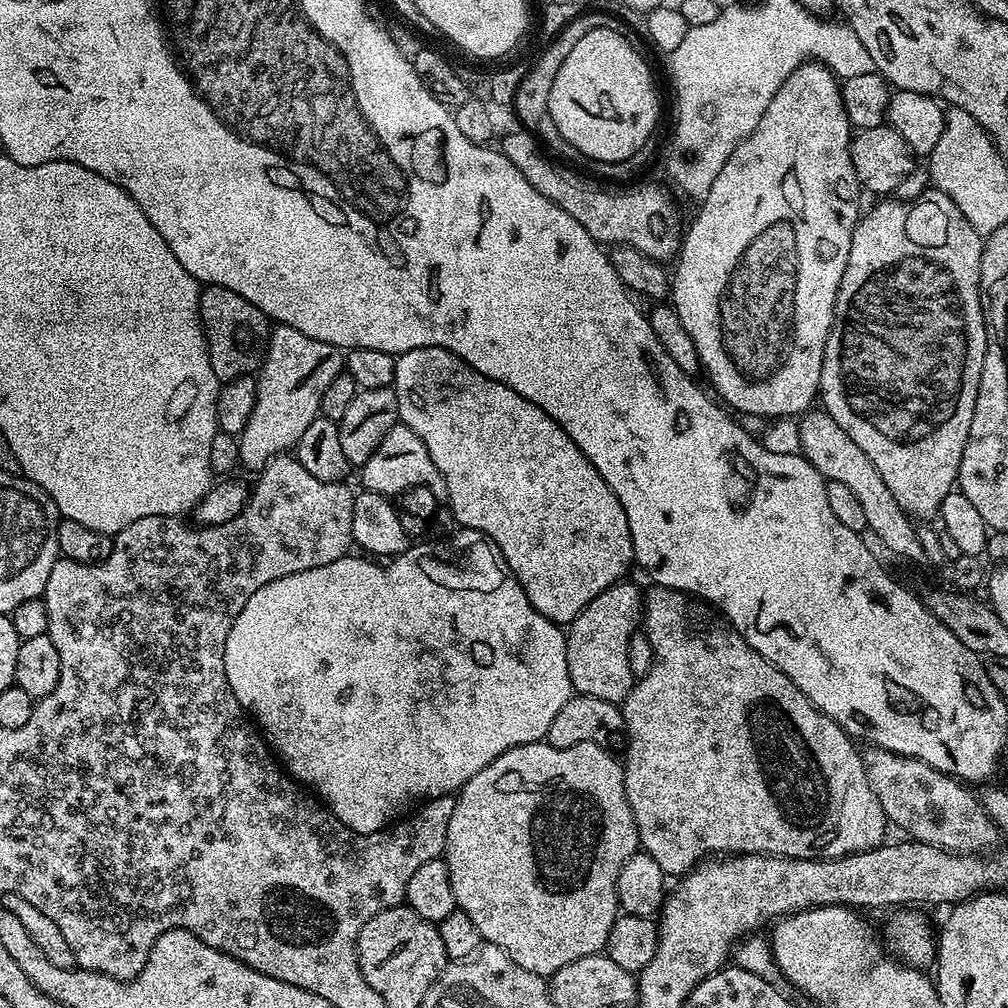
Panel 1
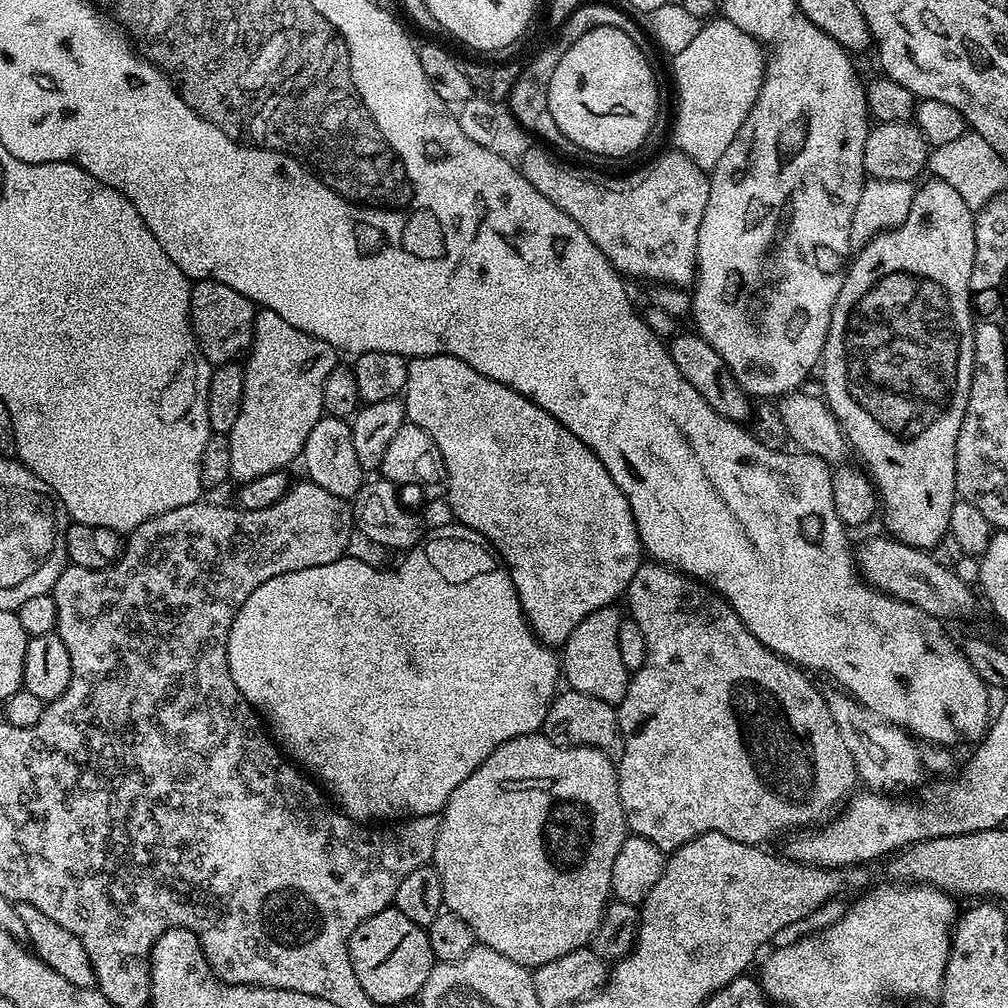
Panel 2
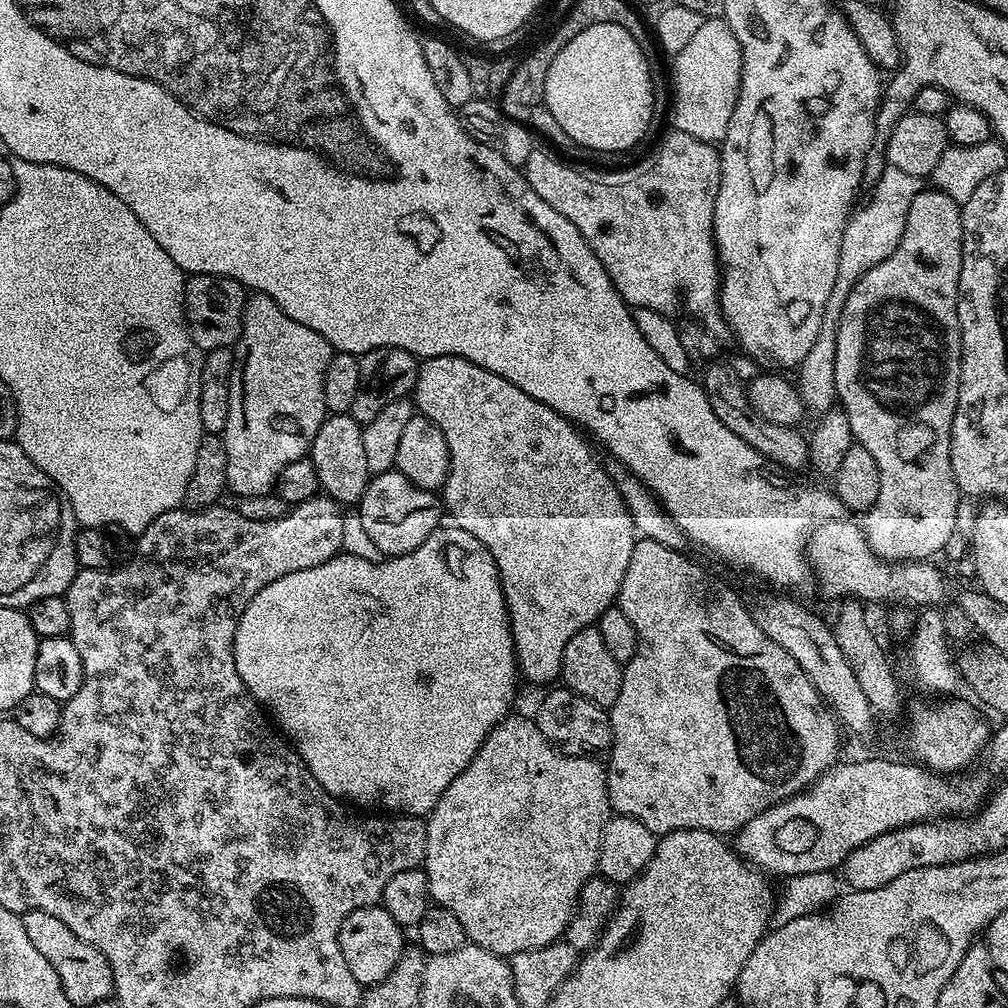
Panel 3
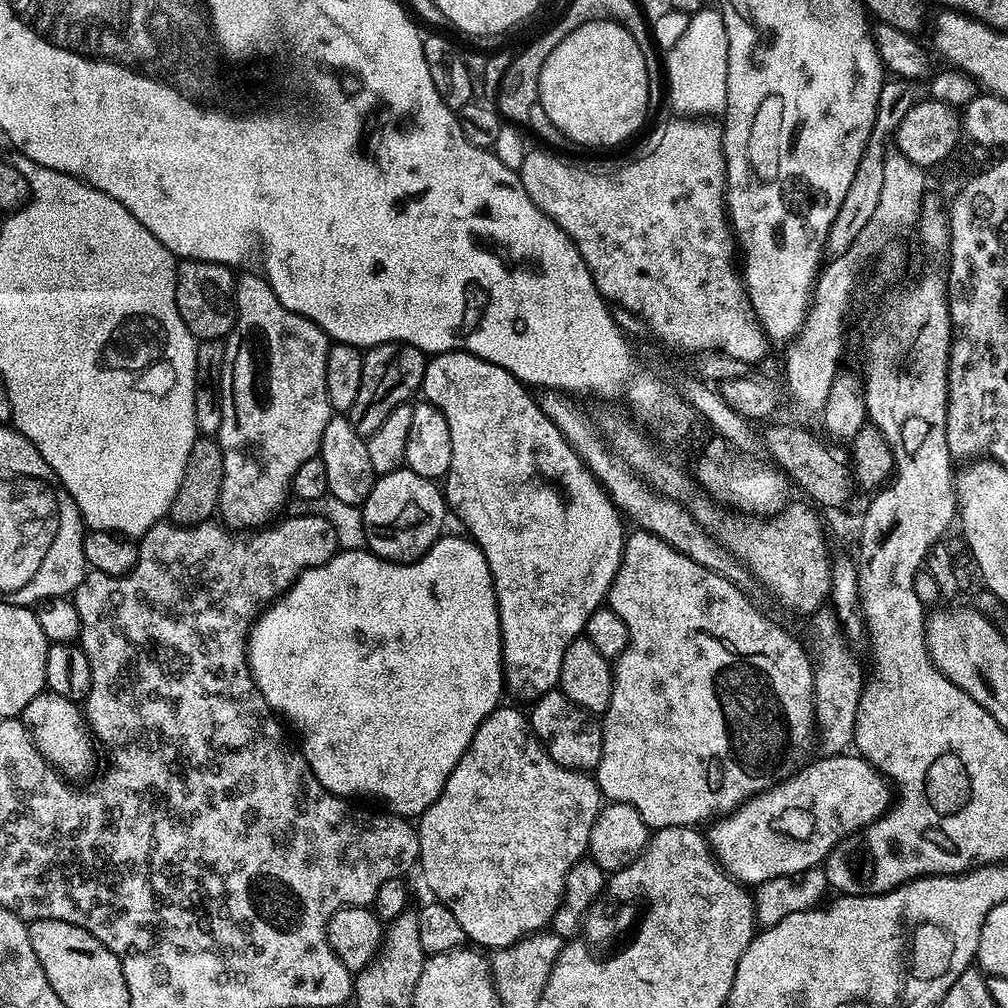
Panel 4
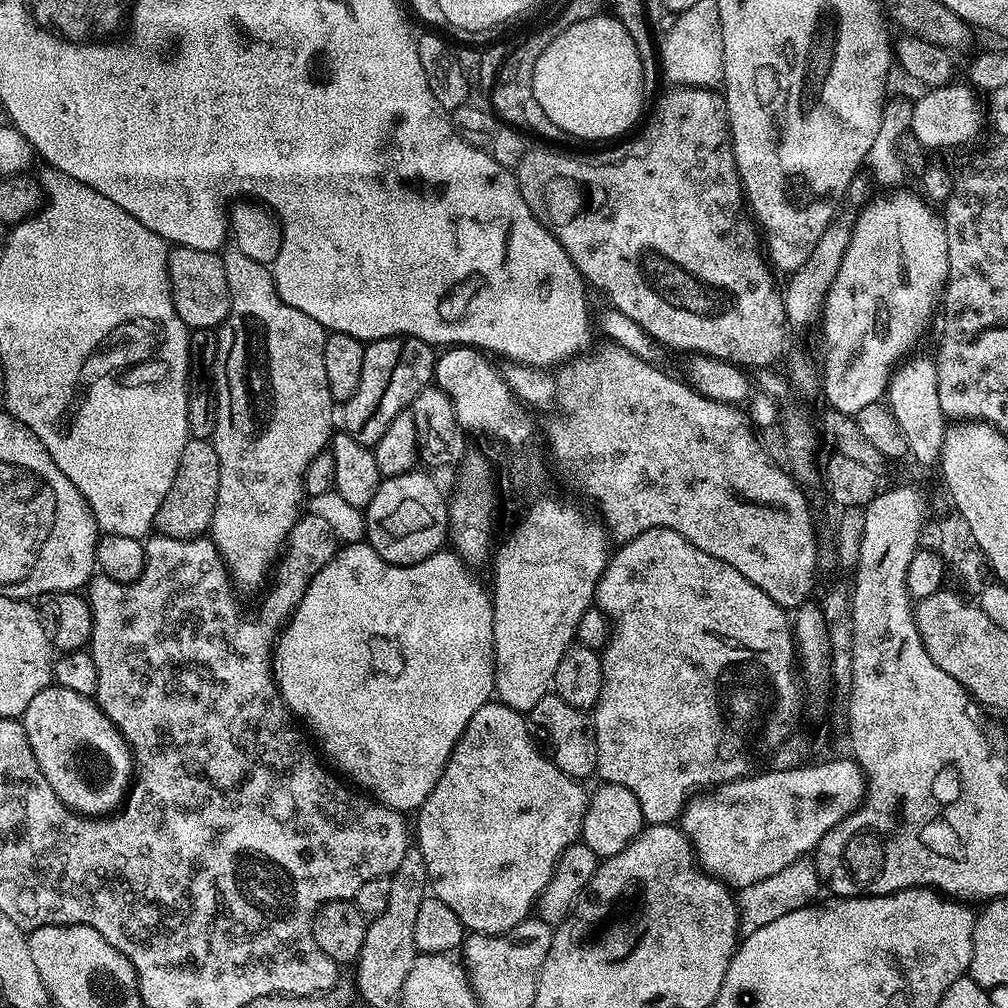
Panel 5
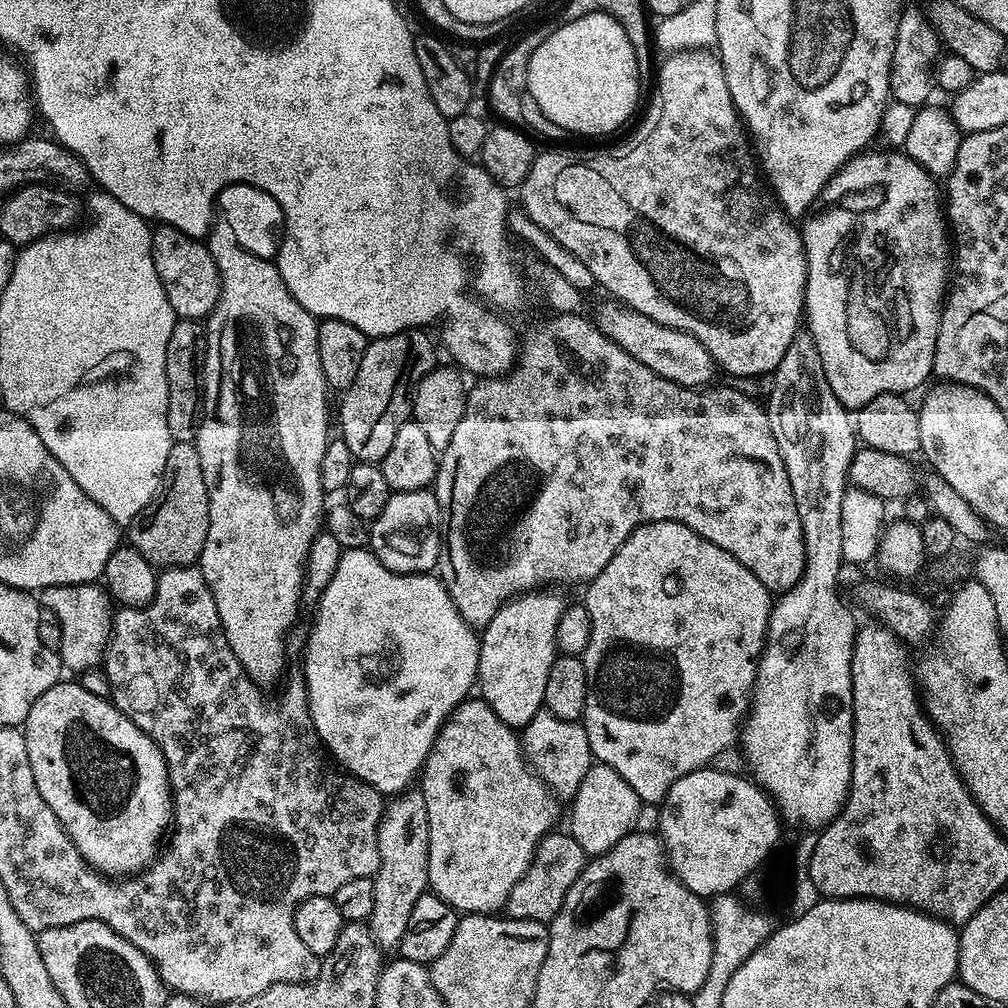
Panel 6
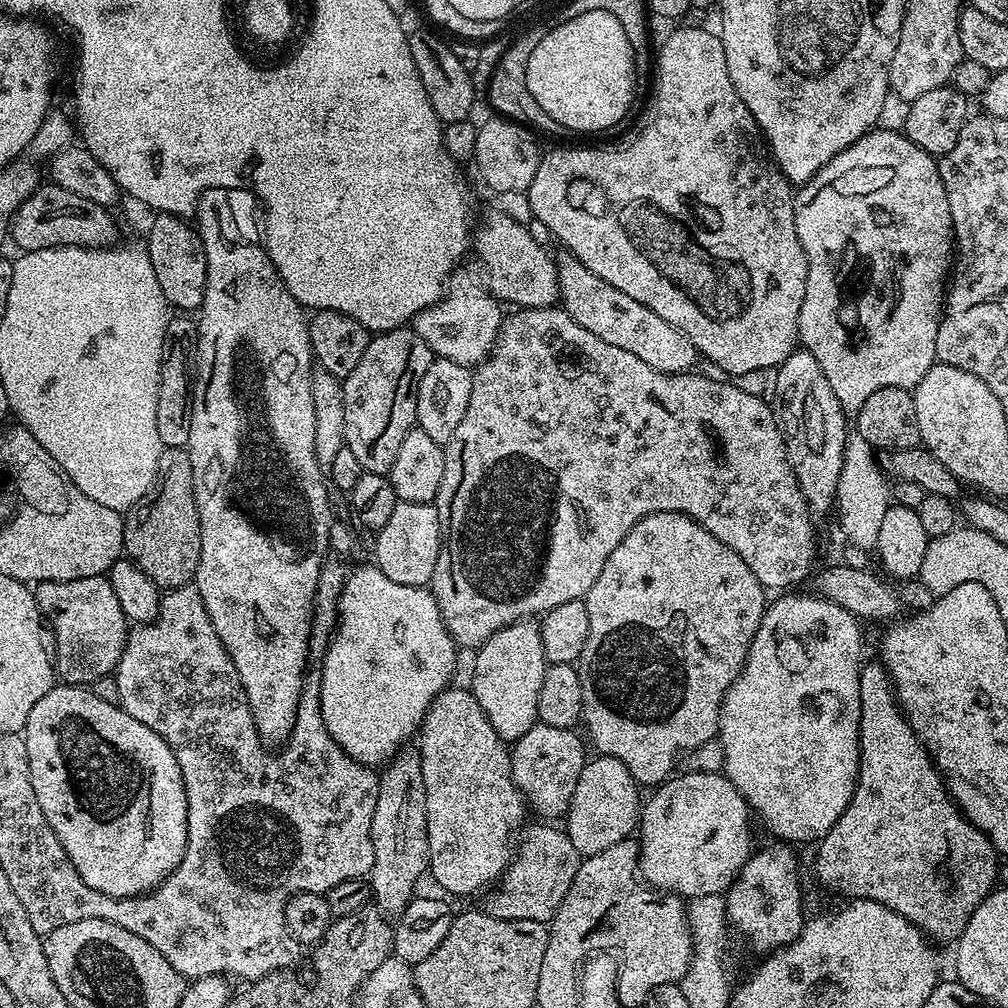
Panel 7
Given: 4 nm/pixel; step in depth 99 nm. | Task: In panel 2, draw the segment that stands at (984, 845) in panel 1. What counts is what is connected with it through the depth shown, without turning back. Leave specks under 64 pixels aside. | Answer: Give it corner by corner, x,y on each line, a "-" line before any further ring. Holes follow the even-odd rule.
843,690
824,692
824,701
830,710
830,718
834,718
834,726
838,726
838,734
842,734
842,742
846,742
846,750
850,750
850,758
854,758
854,766
859,783
865,789
885,794
904,794
919,782
922,769
913,737
899,728
875,716
869,708
865,708
859,700
853,700

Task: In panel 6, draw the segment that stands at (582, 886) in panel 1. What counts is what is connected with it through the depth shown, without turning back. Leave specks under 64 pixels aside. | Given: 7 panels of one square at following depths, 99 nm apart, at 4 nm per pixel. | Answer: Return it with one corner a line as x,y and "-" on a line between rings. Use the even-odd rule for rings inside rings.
469,698
460,704
452,712
440,728
439,735
432,747
432,753
424,764
422,775
418,780
419,791
423,792
426,798
426,814
430,826
430,838
428,839
428,882
431,891
456,909
460,914
496,914
507,905
514,886
518,886
520,879
526,874
532,865
532,859
536,856
536,848
540,841
557,827
556,819
560,816
561,801
557,799
551,788
536,775
535,771
526,763
526,757
522,747
522,740
519,735
490,710
490,706
482,698

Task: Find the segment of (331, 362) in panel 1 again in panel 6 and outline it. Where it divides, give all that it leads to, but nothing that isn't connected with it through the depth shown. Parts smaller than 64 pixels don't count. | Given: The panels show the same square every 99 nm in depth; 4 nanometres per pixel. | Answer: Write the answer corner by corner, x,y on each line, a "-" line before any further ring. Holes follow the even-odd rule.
221,218
213,223
206,243
214,262
220,271
220,297
216,309
206,320
208,349
204,359
204,417
195,438
198,450
198,462
202,462
202,478
206,478
206,490
210,498
210,530
206,530
206,546
198,561
200,573
206,578
210,594
214,594
214,606
218,606
218,618
224,627
226,640
230,648
249,677
261,686
269,686
280,676
284,668
284,635
288,627
296,620
296,611
302,607
300,589
304,587
304,565
314,538
322,531
320,515
324,512
326,493
320,487
320,467
322,454
330,439
328,433
328,396
330,389
323,377
322,363
319,357
319,323
317,317
310,315
303,306
286,290
282,274
271,259
263,260
244,250
234,238
231,227

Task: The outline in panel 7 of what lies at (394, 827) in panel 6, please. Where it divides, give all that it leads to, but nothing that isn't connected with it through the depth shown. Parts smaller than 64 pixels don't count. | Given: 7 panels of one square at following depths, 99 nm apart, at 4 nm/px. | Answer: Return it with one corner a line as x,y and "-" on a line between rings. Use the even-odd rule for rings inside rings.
401,750
388,761
379,773
380,789
374,806
372,819
372,845
374,846
374,866
370,873
370,896
375,907
385,917
396,918
406,910
406,906
417,895
416,883
420,875
429,871
428,867
428,815
426,814
426,782
422,782
422,762
415,751

